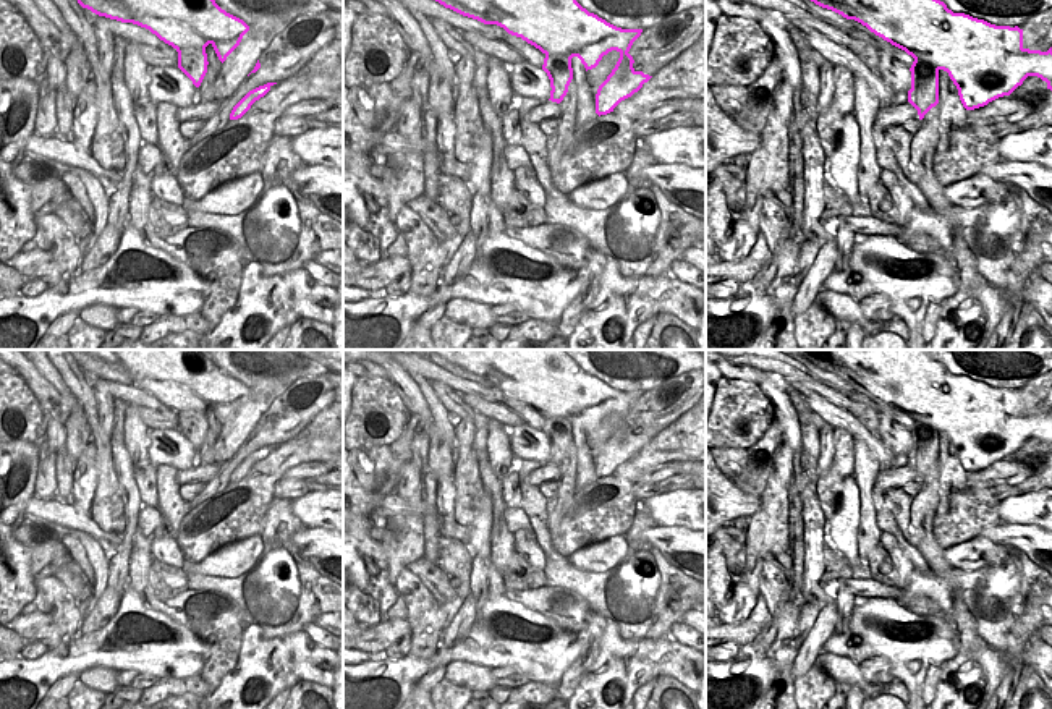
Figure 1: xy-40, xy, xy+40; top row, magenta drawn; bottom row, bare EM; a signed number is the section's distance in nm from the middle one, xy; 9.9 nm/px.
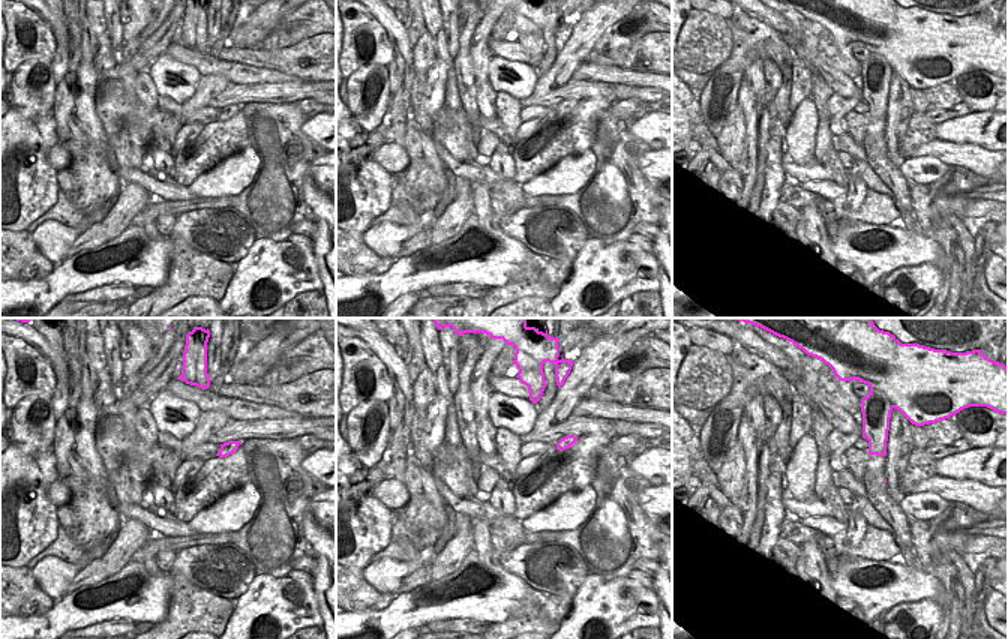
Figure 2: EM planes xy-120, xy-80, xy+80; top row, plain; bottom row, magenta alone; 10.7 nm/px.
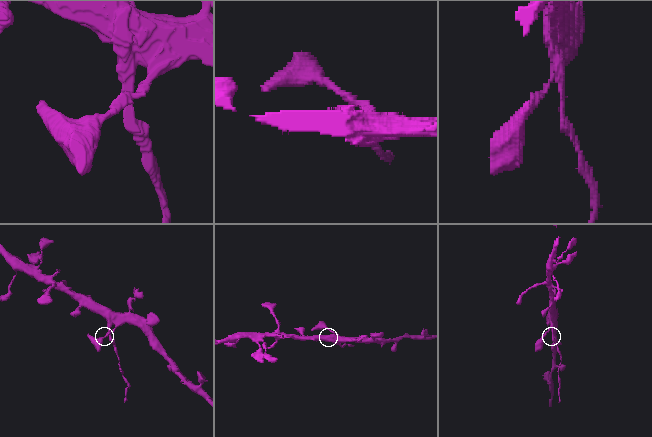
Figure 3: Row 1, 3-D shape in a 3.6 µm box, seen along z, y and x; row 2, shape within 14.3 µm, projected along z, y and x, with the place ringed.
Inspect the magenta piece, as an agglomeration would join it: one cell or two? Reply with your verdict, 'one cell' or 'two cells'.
two cells

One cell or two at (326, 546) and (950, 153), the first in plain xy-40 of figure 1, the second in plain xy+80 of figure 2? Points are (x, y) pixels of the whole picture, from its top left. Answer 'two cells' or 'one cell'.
one cell

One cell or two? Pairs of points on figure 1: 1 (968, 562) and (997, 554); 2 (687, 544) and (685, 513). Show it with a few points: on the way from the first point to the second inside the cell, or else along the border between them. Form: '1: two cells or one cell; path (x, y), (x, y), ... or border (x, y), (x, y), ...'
1: one cell; path (975, 560), (984, 560), (991, 556)
2: two cells; border (661, 525), (682, 525), (688, 530)

